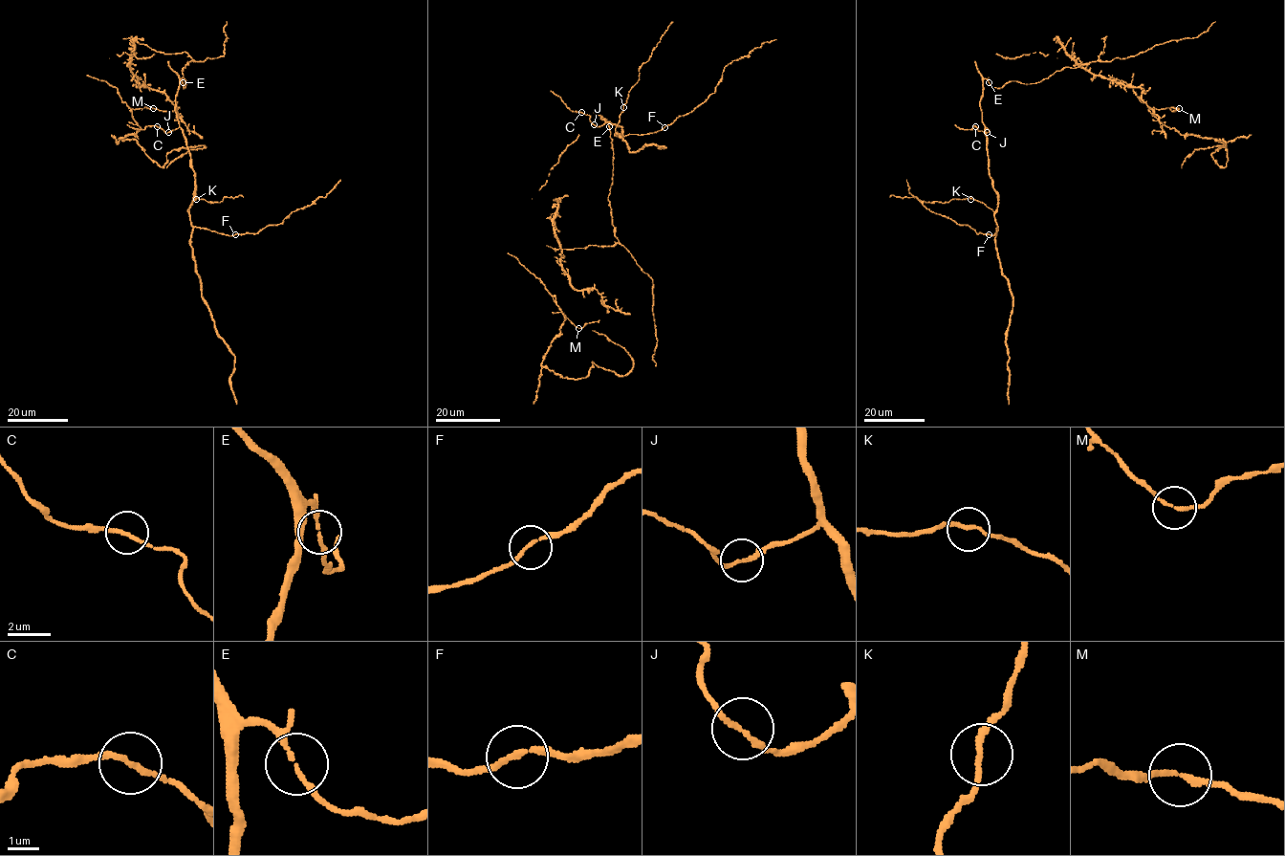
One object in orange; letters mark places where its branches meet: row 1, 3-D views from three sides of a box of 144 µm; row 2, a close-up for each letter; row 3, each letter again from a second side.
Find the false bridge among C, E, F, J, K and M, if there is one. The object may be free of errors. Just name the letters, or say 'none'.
none

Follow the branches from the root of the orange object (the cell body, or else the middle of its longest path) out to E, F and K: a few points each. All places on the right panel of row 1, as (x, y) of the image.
E: (1102, 54), (1096, 61), (1075, 68), (1065, 67), (1038, 82), (1011, 81), (1001, 88), (993, 88), (989, 82)
F: (1102, 54), (1034, 83), (993, 88), (983, 80), (981, 120), (997, 195), (996, 230), (989, 234)
K: (1102, 54), (1034, 83), (993, 88), (983, 80), (980, 108), (997, 208), (970, 199)

